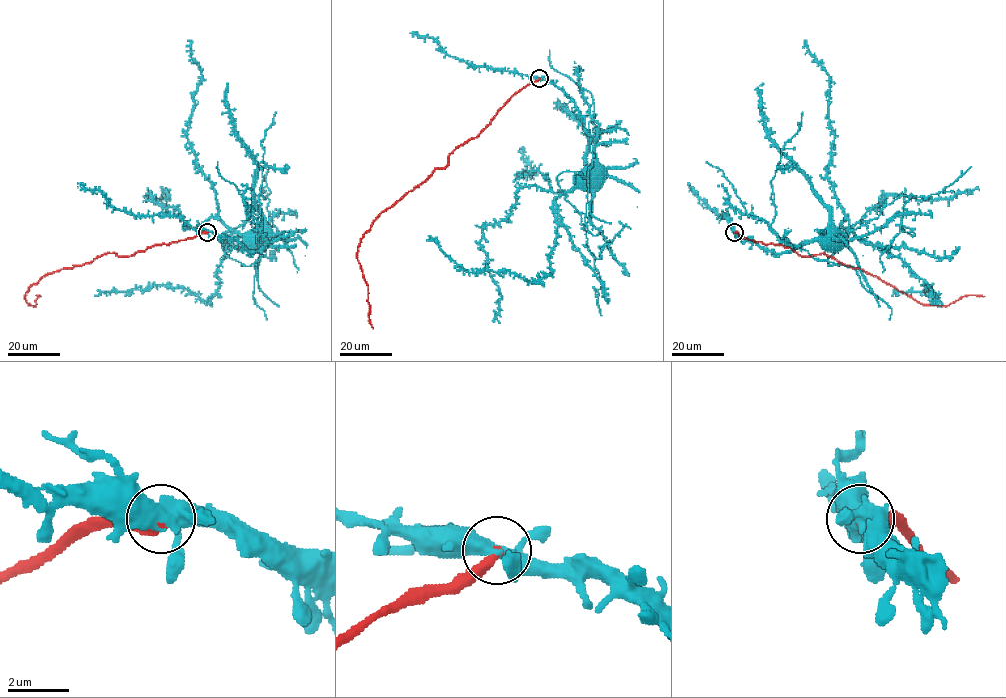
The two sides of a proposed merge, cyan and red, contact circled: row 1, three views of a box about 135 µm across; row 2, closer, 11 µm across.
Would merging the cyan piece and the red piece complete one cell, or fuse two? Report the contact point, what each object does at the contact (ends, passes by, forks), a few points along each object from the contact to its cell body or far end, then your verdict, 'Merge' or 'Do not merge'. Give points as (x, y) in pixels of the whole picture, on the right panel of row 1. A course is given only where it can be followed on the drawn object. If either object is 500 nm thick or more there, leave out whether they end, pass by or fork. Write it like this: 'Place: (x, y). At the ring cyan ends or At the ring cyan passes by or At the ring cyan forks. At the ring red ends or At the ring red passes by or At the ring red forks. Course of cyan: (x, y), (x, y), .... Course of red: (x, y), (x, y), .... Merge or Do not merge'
Place: (734, 232). At the ring cyan forks. At the ring red ends. Course of cyan: (734, 232), (777, 253), (789, 252), (825, 234). Course of red: (734, 232), (765, 244), (782, 244), (801, 256), (824, 253), (922, 304), (948, 306), (968, 295), (984, 296). Do not merge

